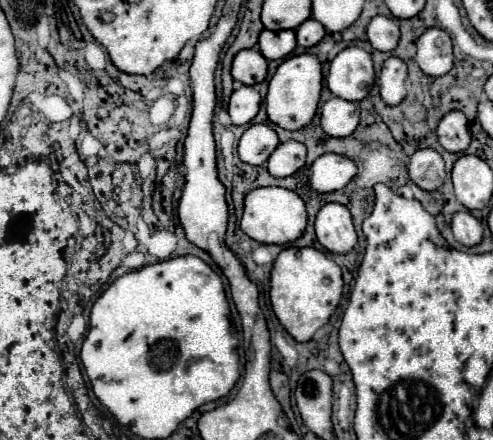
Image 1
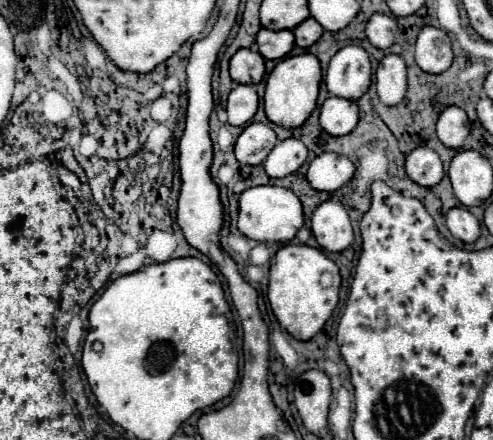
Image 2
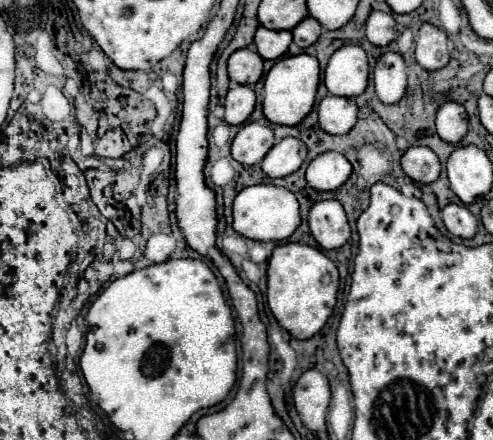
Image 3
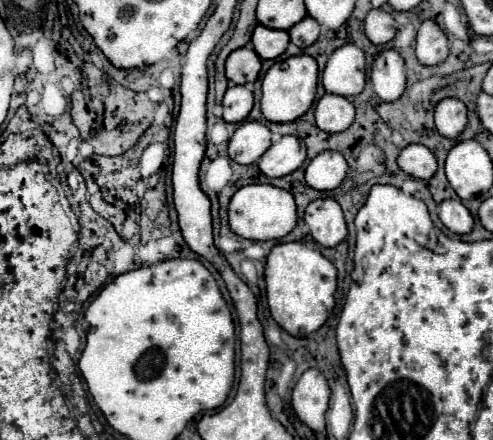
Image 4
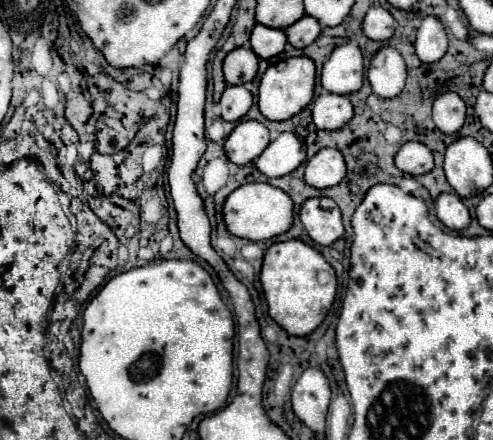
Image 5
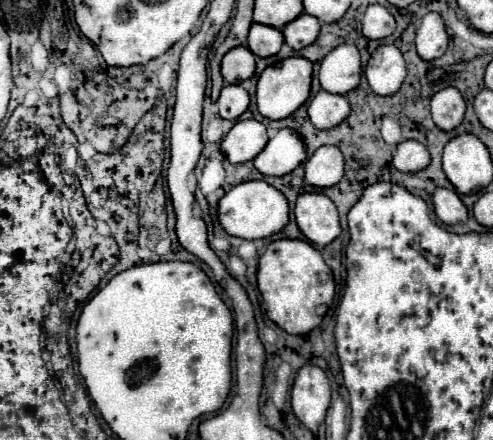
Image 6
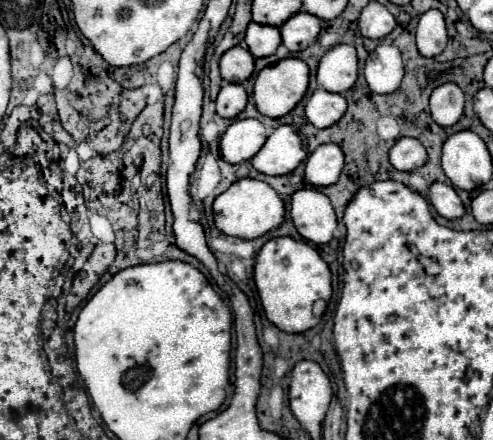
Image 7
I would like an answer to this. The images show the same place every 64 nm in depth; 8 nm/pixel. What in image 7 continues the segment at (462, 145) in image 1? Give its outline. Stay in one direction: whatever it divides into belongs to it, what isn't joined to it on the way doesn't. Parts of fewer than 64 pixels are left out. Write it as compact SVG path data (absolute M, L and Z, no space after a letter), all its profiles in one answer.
M446 82L432 90L430 112L436 124L448 128L458 122L464 110L464 92L456 82Z

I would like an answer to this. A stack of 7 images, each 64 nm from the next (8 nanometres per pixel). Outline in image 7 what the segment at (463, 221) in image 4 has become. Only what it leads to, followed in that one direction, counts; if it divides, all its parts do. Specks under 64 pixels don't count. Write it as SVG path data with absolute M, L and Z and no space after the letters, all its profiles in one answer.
M434 182L428 190L430 202L436 208L436 212L448 220L456 220L464 216L464 206L460 196L456 194L454 186L444 184L444 182Z

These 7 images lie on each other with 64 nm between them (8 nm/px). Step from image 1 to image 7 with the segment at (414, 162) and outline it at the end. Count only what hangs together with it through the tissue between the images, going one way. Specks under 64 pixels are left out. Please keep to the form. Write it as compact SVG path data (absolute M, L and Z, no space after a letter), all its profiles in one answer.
M400 138L390 148L388 158L396 170L408 172L420 168L426 162L426 150L416 138Z

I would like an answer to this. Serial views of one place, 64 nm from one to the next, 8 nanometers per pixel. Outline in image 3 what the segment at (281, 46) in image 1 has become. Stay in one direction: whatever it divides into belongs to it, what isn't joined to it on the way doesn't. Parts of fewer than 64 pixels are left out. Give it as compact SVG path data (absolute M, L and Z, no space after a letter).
M260 26L256 30L256 36L254 36L254 46L256 46L256 52L264 58L264 60L276 60L280 58L282 54L286 54L288 46L292 42L292 32L288 30L268 30L264 26Z

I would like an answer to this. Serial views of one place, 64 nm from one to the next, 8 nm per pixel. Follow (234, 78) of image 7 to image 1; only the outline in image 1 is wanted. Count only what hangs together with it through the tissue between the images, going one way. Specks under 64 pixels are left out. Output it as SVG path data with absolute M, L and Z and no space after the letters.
M256 48L238 52L232 62L232 78L242 84L258 84L266 78L268 60Z

